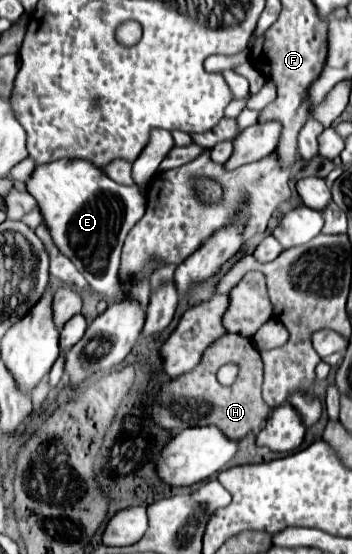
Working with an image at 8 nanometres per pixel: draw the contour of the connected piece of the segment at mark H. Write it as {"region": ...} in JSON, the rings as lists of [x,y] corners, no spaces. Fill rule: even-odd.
{"region":[[[228,333],[228,337],[218,341],[218,345],[206,353],[202,365],[198,365],[194,373],[186,373],[186,377],[178,377],[160,389],[152,417],[158,425],[174,433],[190,425],[218,425],[218,429],[222,429],[230,439],[240,441],[248,433],[258,433],[270,415],[270,407],[262,399],[262,379],[264,371],[258,349],[254,349],[250,339],[238,333]],[[224,363],[240,365],[238,379],[230,387],[222,387],[216,381],[216,371]]]}

